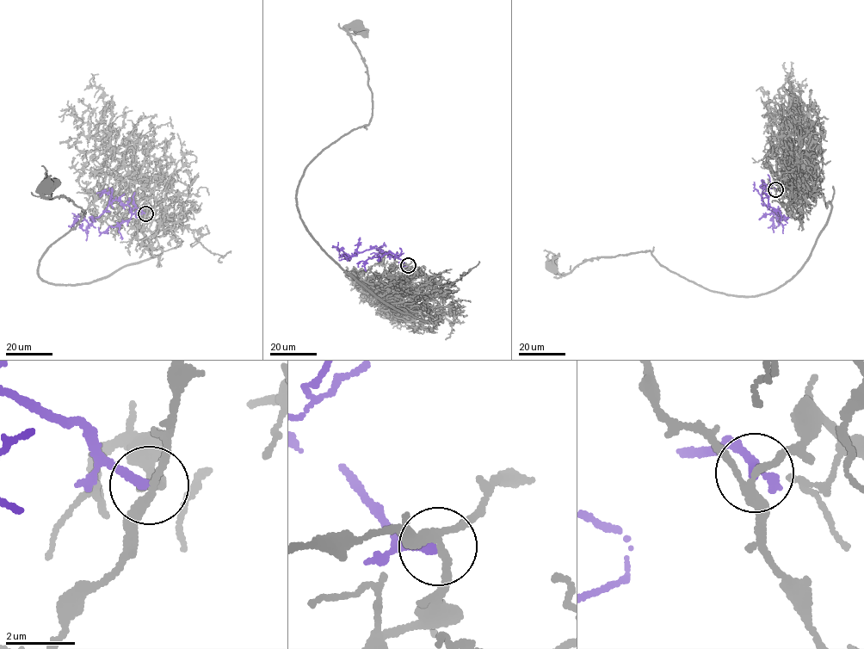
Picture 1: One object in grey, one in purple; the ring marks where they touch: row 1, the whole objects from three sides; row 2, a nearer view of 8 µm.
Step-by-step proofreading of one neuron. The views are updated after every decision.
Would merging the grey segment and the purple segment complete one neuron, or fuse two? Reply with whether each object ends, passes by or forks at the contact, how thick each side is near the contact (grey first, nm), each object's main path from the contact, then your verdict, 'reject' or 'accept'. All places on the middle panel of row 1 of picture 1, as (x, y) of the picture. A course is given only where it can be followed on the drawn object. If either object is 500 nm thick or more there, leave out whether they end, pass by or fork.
grey forks; purple ends; calibres 220 and 260 nm; course grey (408, 265), (379, 299), (402, 312), (320, 247), (297, 206), (306, 166), (372, 116), (355, 24); course purple (408, 265), (379, 248), (358, 253), (349, 259), (340, 249), (332, 245); accept

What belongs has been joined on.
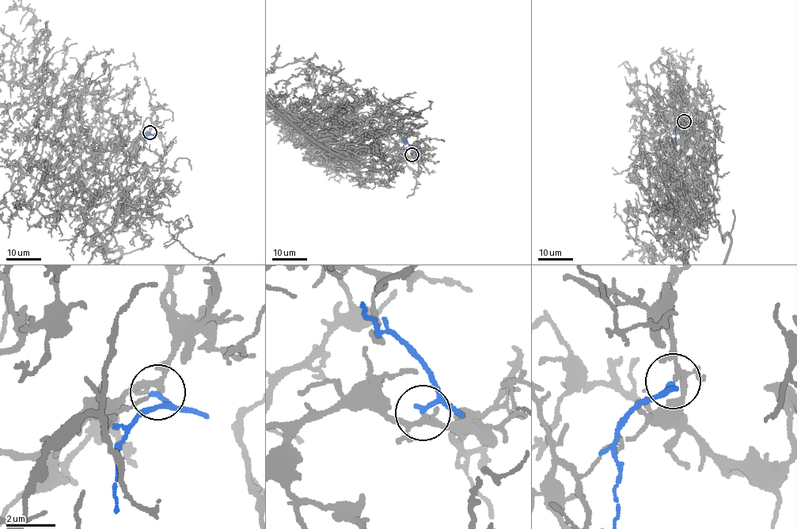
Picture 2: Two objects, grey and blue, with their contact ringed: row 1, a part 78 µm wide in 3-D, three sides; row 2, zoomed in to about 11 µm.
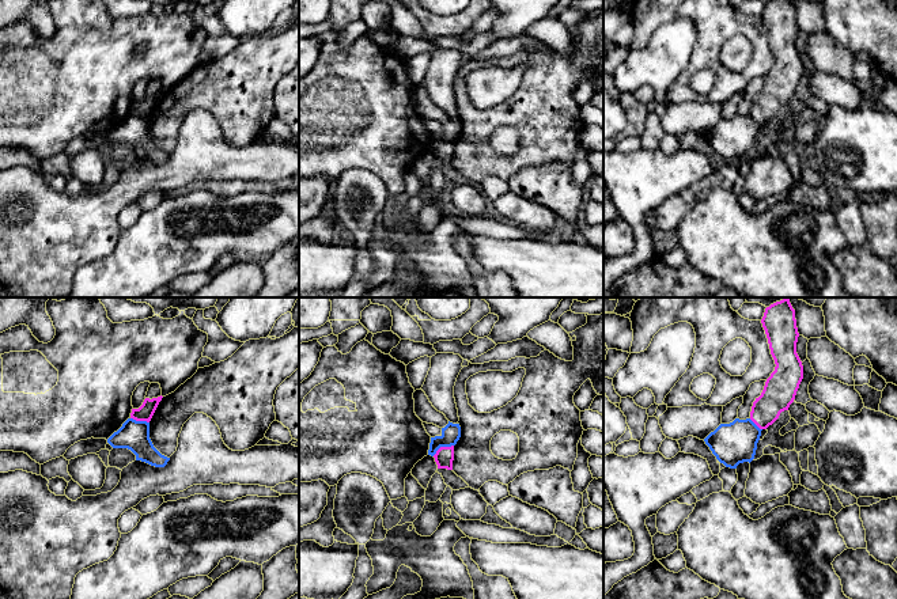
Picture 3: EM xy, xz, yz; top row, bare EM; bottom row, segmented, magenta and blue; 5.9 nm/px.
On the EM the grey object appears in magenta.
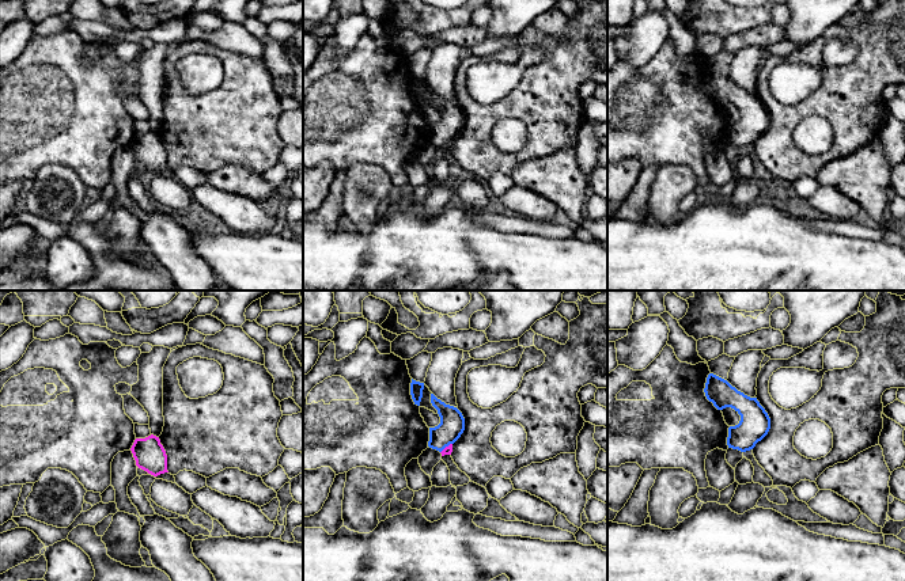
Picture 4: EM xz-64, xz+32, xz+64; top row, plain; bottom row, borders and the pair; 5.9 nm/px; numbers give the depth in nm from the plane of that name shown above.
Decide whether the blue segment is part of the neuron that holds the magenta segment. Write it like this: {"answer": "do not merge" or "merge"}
{"answer": "do not merge"}

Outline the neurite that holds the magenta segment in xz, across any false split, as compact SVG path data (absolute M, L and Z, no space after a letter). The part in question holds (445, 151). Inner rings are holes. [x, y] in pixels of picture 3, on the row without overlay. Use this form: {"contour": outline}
{"contour": "M454 141L440 143L434 151L438 164L453 166Z"}

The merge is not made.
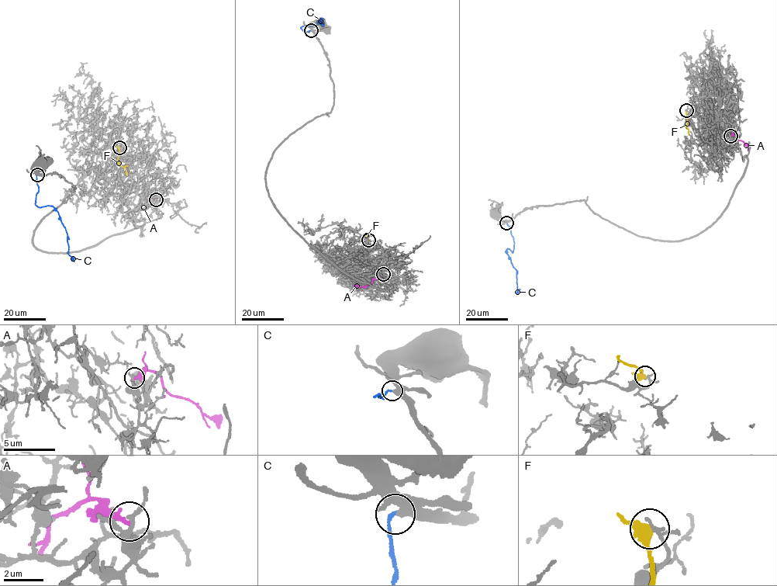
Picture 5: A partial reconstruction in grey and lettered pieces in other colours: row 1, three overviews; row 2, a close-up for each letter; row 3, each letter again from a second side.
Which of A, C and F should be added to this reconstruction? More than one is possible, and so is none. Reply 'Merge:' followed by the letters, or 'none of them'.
Merge: none of them

